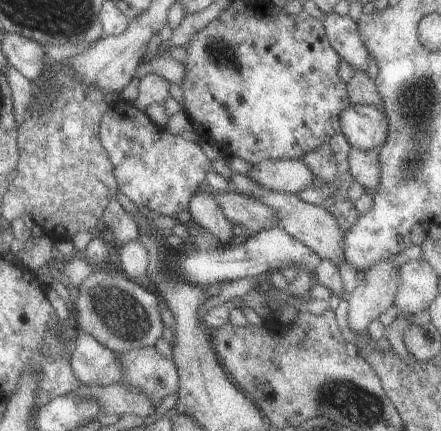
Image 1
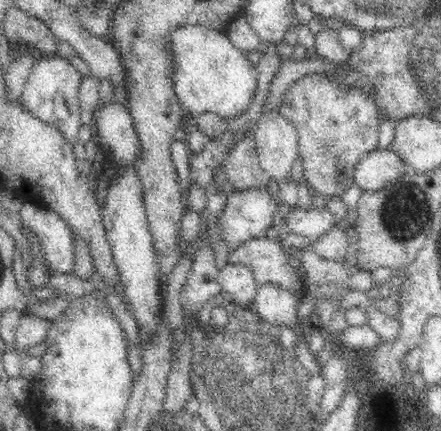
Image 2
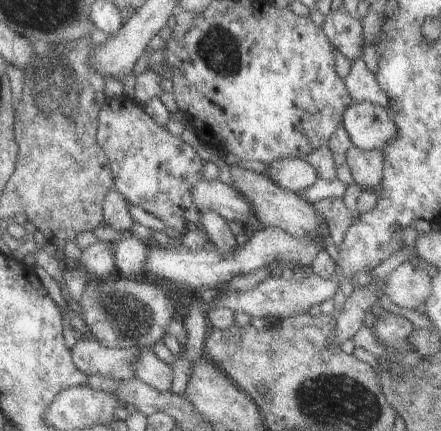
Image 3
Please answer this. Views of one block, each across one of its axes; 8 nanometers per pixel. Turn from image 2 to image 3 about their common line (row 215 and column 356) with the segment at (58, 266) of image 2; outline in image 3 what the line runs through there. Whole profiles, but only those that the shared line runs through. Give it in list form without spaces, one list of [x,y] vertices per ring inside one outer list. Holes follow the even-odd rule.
[[[331,10],[325,14],[325,22],[321,28],[327,40],[333,44],[333,48],[341,52],[345,58],[355,60],[361,54],[363,32],[361,32],[361,22],[357,20],[357,16]]]

